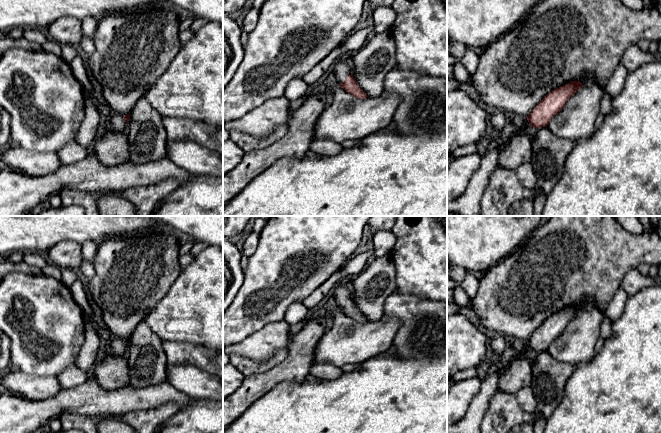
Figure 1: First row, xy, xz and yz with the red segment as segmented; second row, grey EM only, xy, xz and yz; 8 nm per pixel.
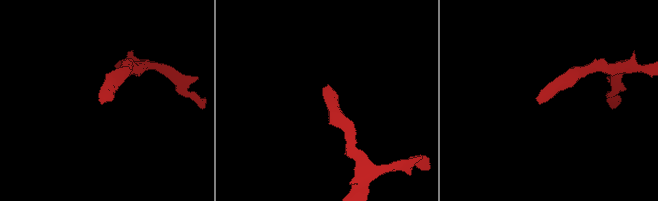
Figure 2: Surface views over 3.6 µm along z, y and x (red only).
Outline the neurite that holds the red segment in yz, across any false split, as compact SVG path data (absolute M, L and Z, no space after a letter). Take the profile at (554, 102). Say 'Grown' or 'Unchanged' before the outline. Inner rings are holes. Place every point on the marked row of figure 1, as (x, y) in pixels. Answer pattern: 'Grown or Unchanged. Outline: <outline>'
Grown. Outline: M571 81L568 84L552 90L536 105L527 118L521 119L516 132L506 140L524 134L530 127L547 127L551 119L564 108L569 98L582 87L584 86L580 81Z

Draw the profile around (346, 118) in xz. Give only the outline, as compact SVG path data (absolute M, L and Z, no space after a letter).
M337 83L331 88L329 104L316 121L313 139L329 139L342 145L359 141L387 127L399 104L400 98L397 94L383 91L378 97L359 99L347 93Z

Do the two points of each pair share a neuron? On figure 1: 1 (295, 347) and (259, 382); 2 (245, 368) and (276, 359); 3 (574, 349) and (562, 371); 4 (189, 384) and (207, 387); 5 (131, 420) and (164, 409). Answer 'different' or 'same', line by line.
1: same
2: same
3: different
4: same
5: same

